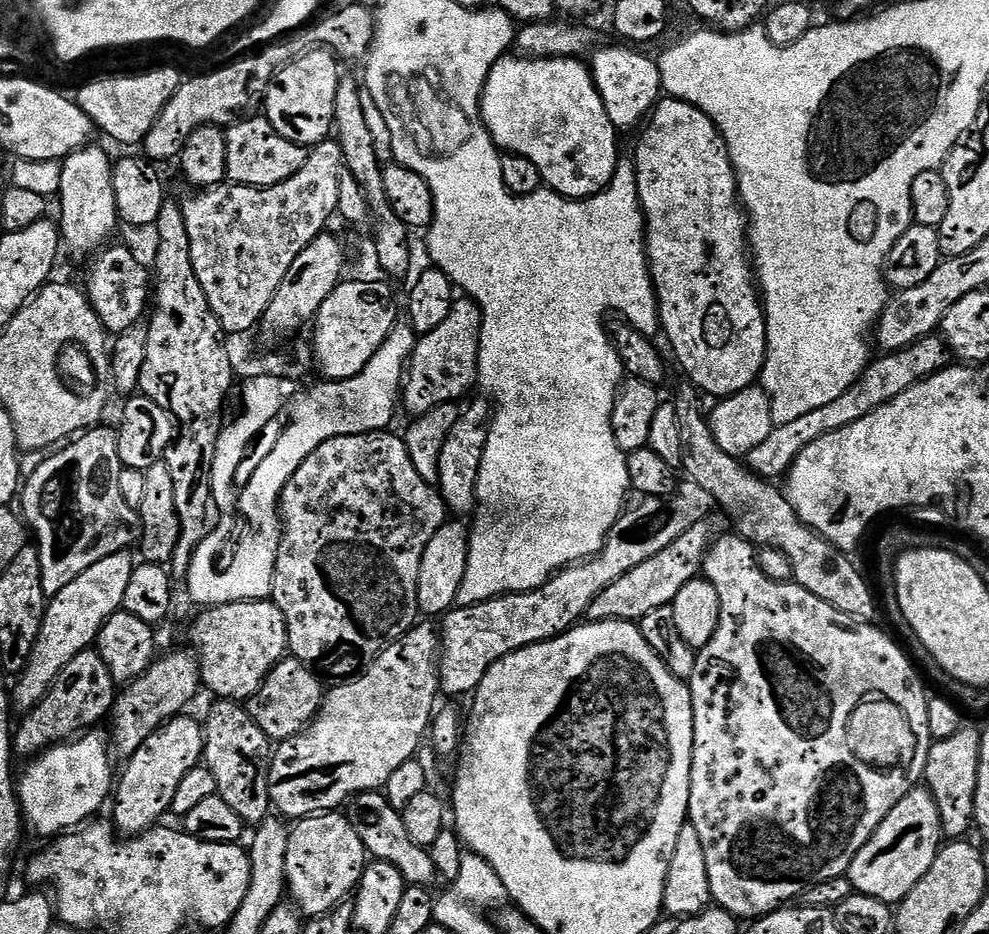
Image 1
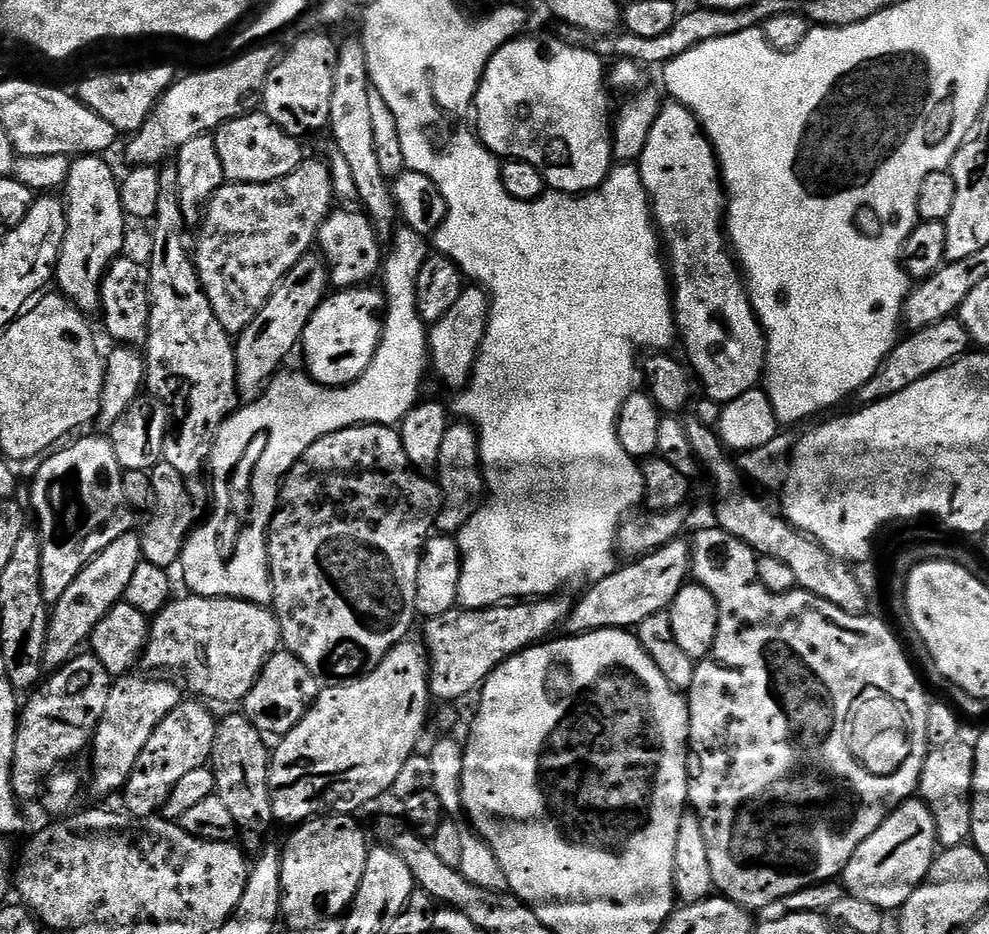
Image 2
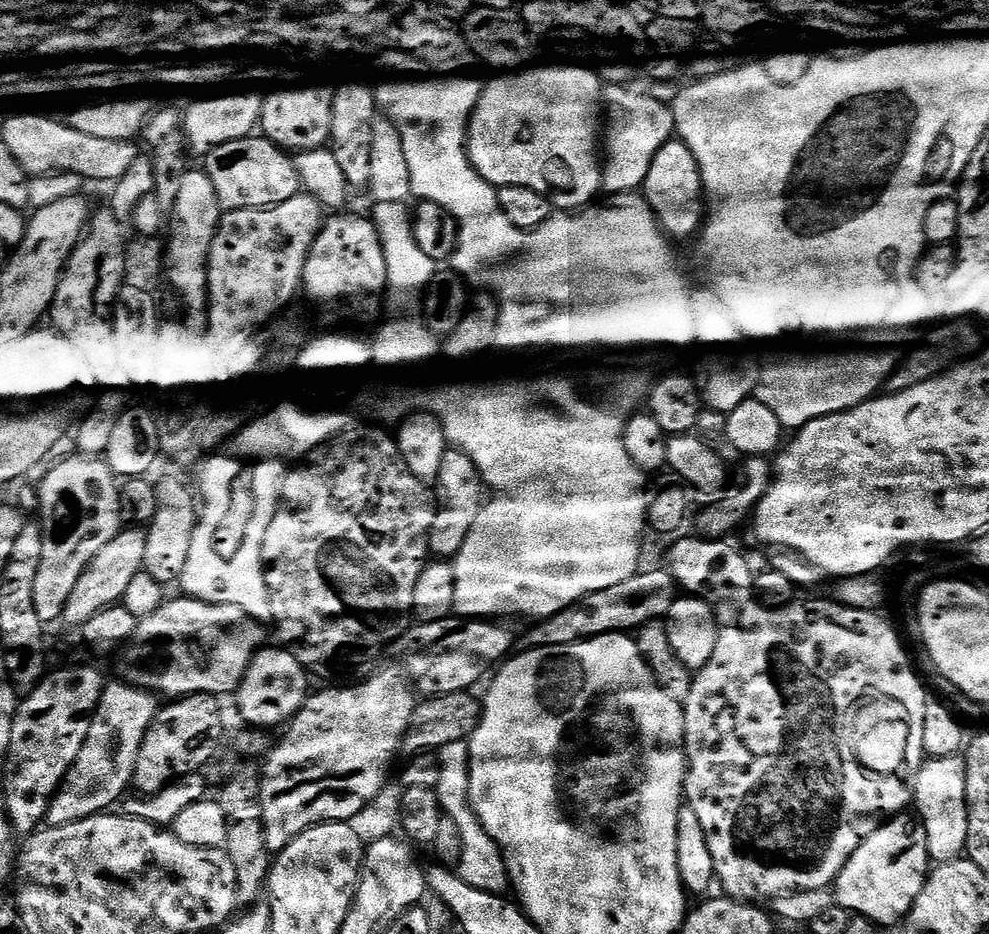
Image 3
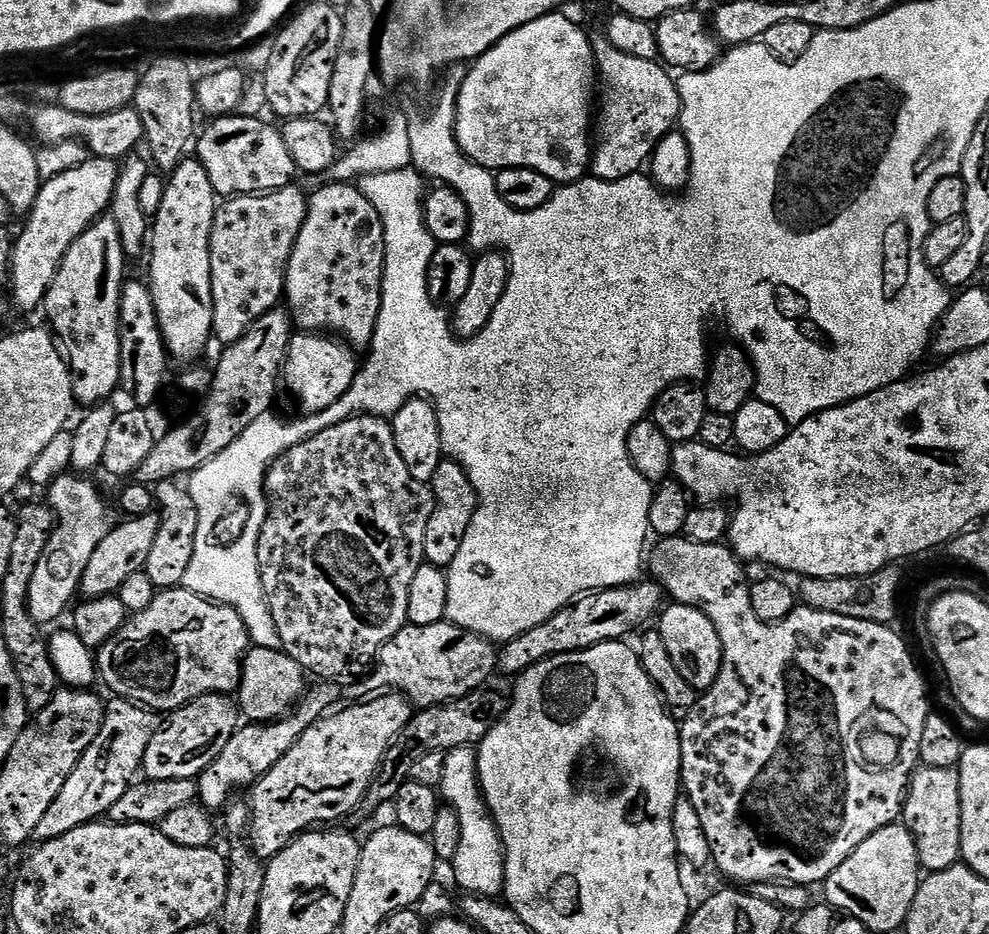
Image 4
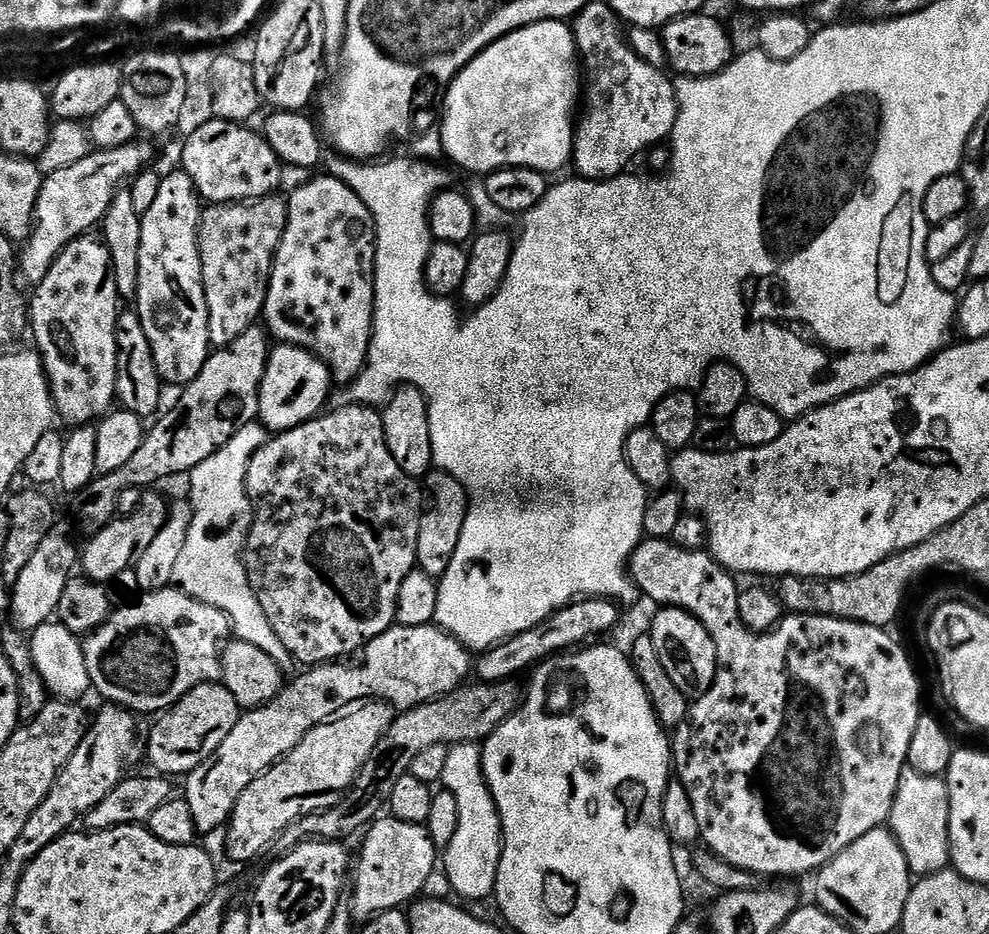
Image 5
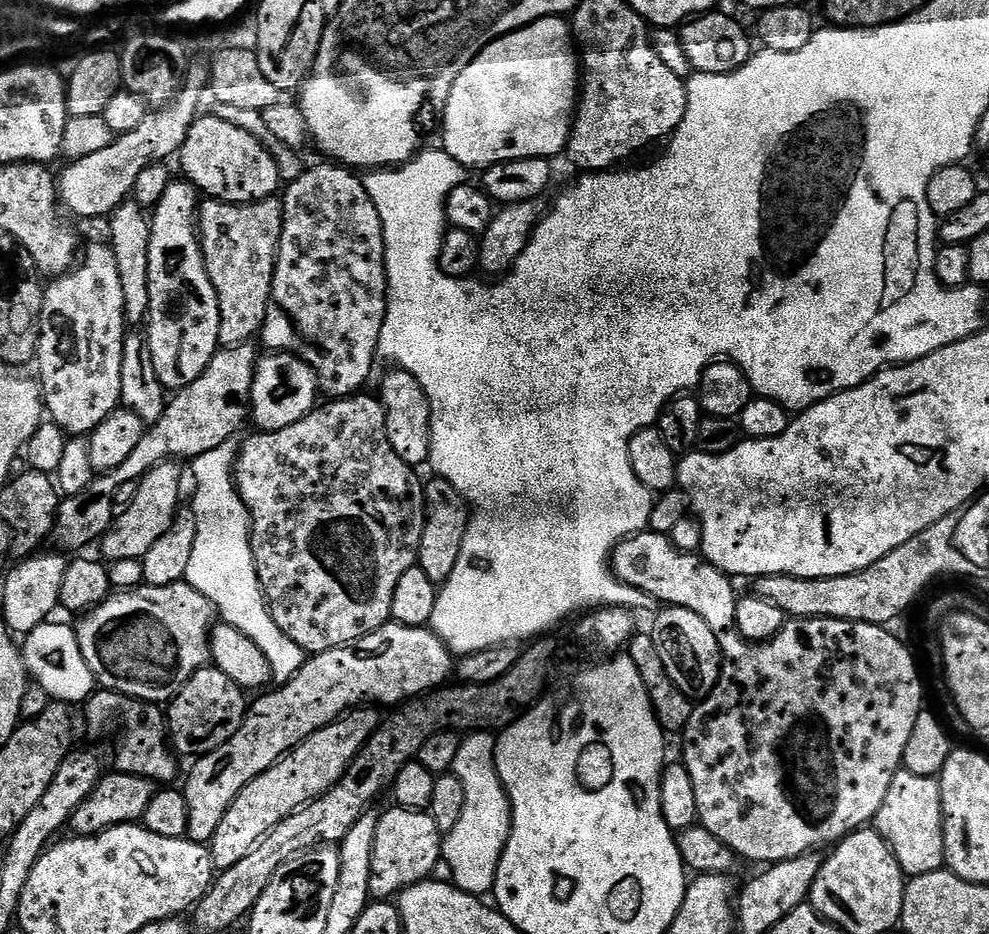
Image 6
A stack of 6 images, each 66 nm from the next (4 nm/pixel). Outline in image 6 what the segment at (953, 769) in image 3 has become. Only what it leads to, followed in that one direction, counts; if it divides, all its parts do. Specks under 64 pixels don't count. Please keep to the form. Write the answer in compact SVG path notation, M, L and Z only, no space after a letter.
M903 770L896 772L890 790L886 790L886 802L882 802L876 815L874 830L887 842L905 877L941 871L945 867L944 815L940 805L939 779Z

